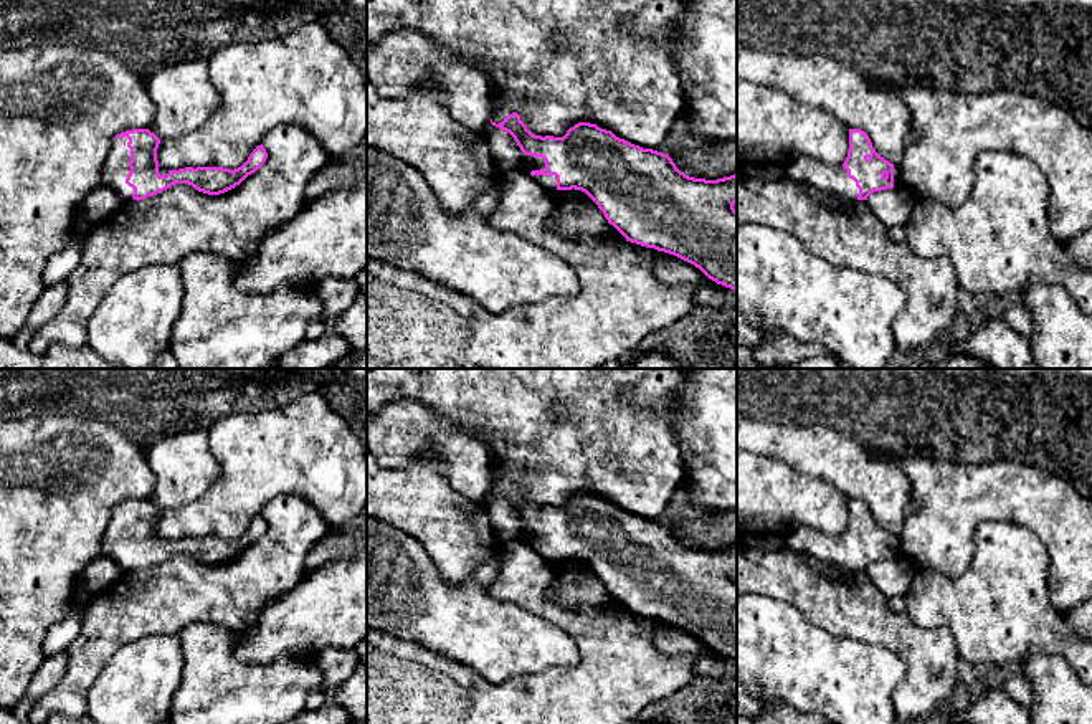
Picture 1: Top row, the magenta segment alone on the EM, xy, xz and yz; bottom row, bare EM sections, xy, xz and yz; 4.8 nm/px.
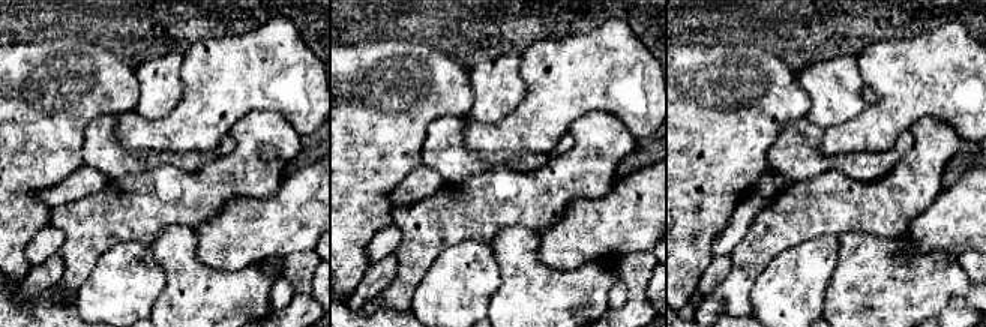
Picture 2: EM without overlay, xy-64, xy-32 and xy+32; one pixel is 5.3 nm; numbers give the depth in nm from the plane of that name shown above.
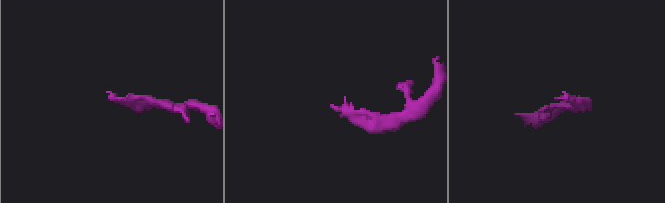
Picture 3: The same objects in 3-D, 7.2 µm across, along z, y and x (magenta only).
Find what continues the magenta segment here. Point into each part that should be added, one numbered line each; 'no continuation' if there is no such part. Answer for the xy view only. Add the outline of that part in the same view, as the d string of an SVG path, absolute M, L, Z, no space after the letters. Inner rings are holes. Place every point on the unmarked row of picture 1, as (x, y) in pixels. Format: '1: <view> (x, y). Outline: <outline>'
1: xy (116, 538). Outline: M127 507L114 509L112 519L102 537L102 552L121 564L124 572L132 572L134 559L126 554L131 541L131 519L127 517L127 512Z

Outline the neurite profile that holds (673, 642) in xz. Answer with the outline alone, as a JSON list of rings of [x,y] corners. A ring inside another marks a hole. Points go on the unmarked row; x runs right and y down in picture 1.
[[[659,622],[654,640],[658,650],[666,656],[691,655],[697,661],[710,651],[694,635],[664,622]]]

